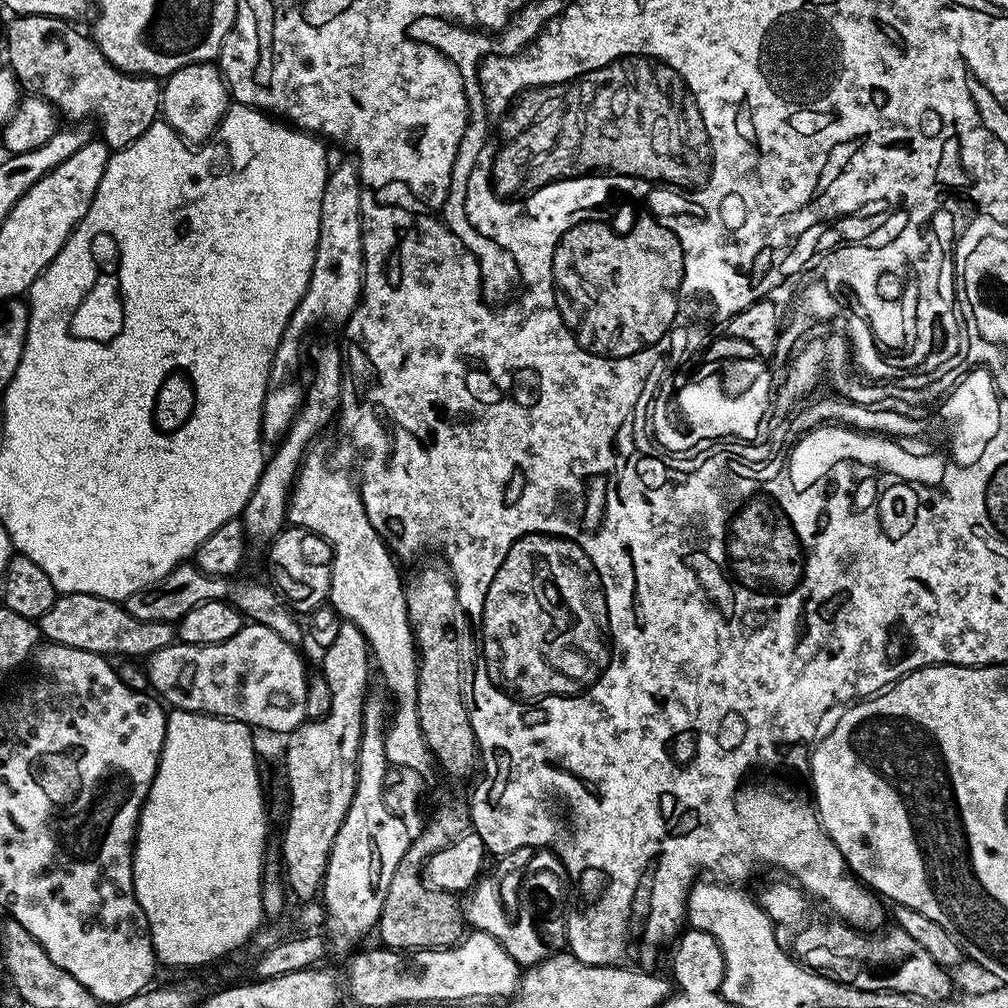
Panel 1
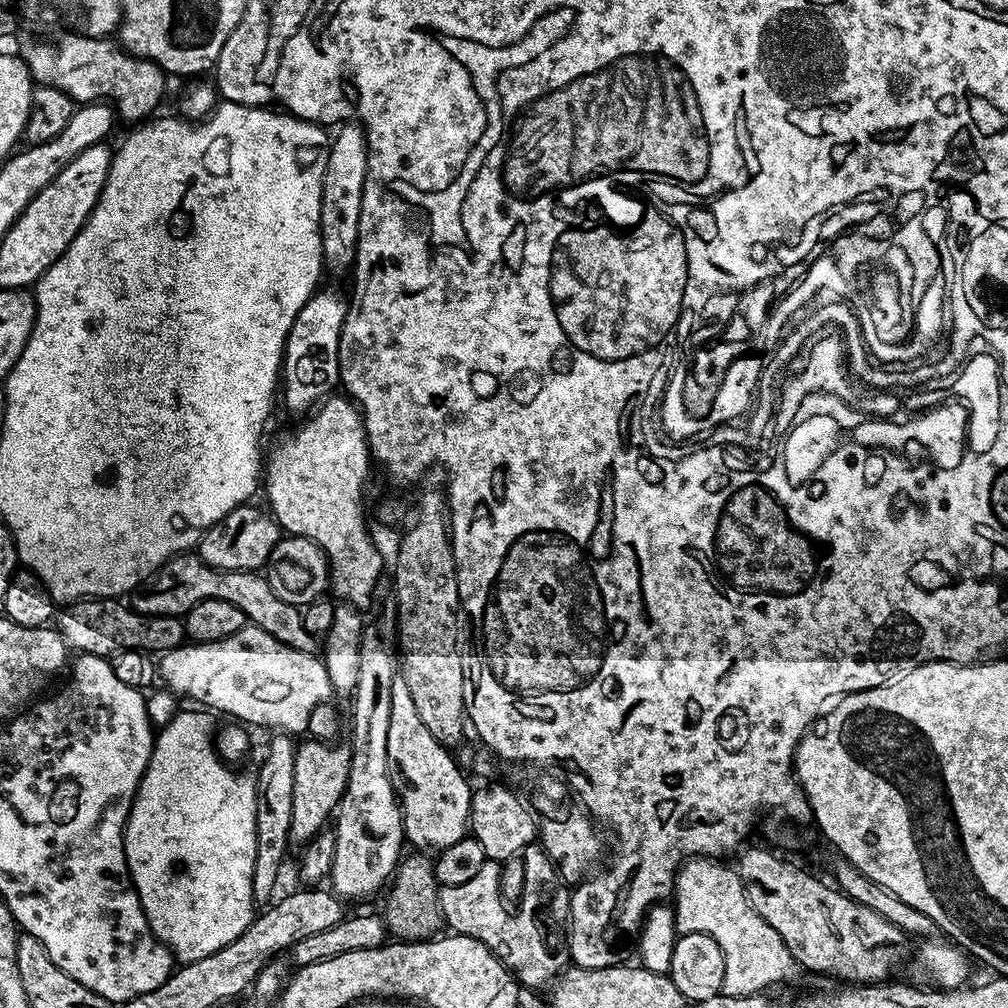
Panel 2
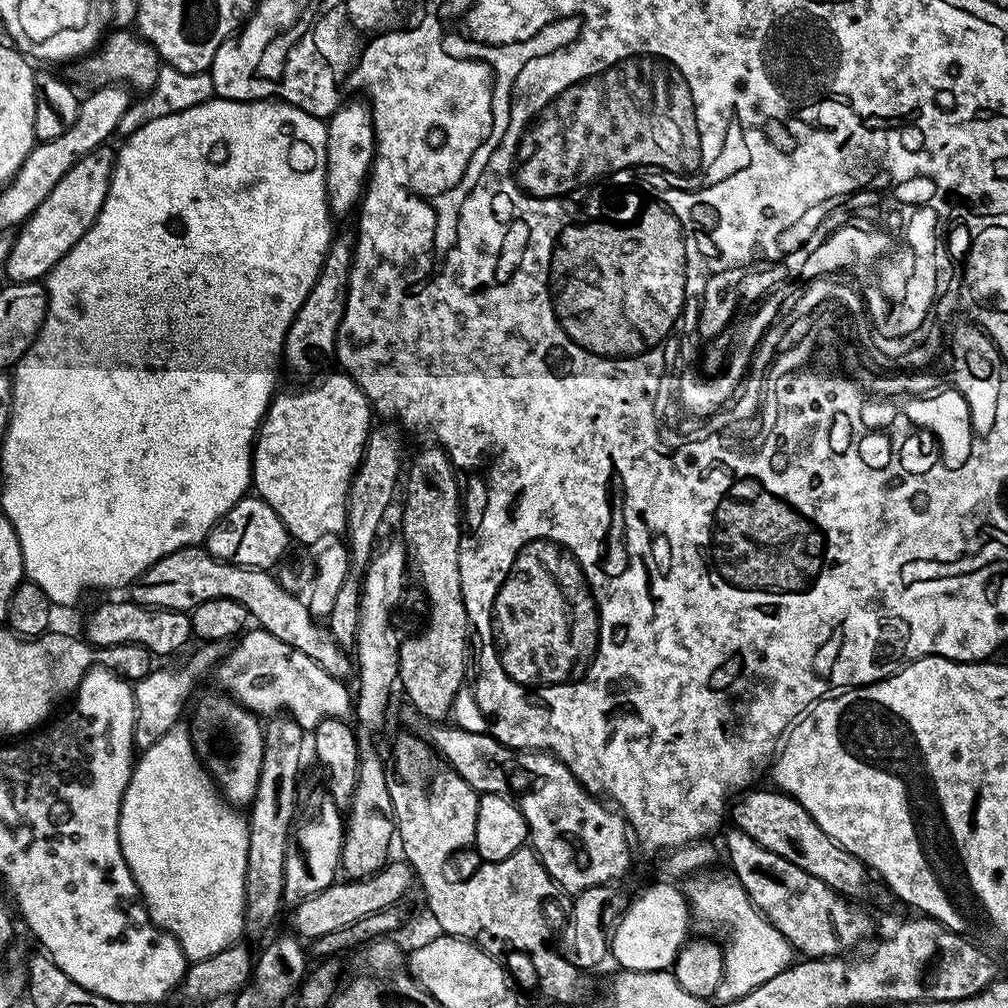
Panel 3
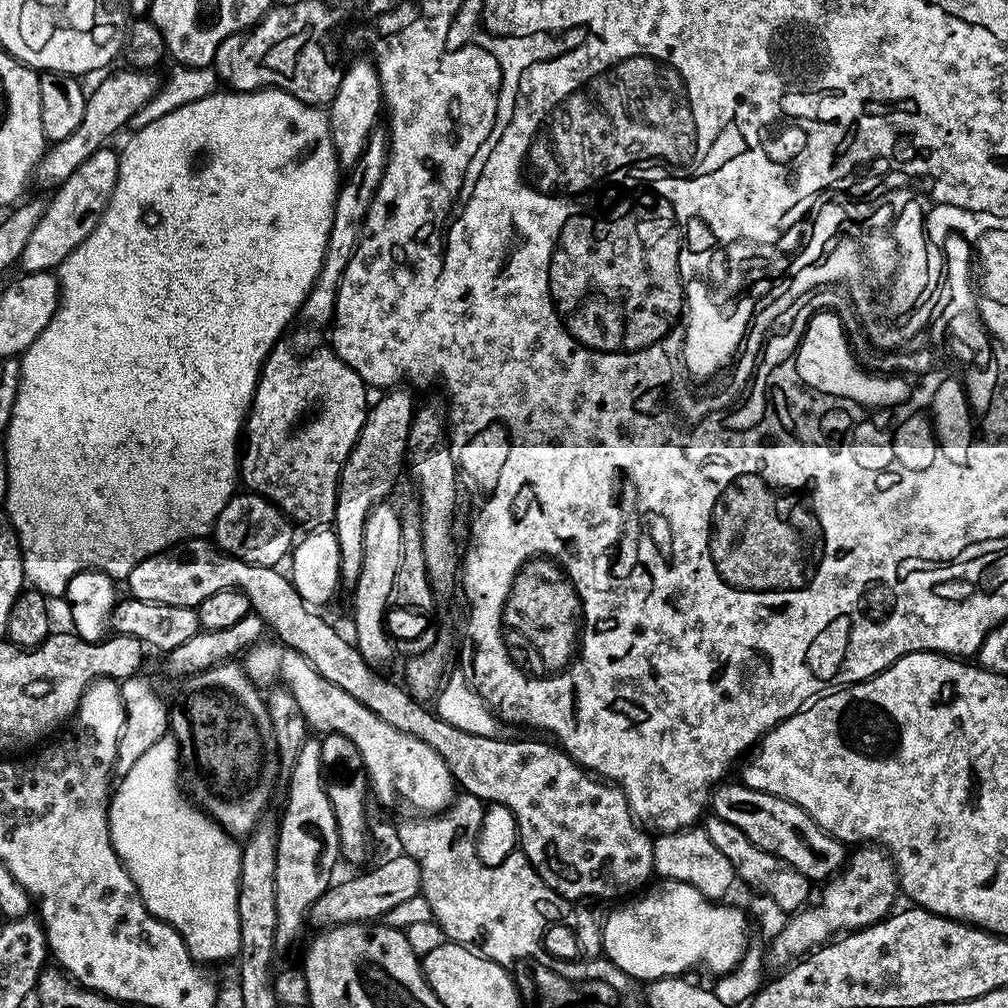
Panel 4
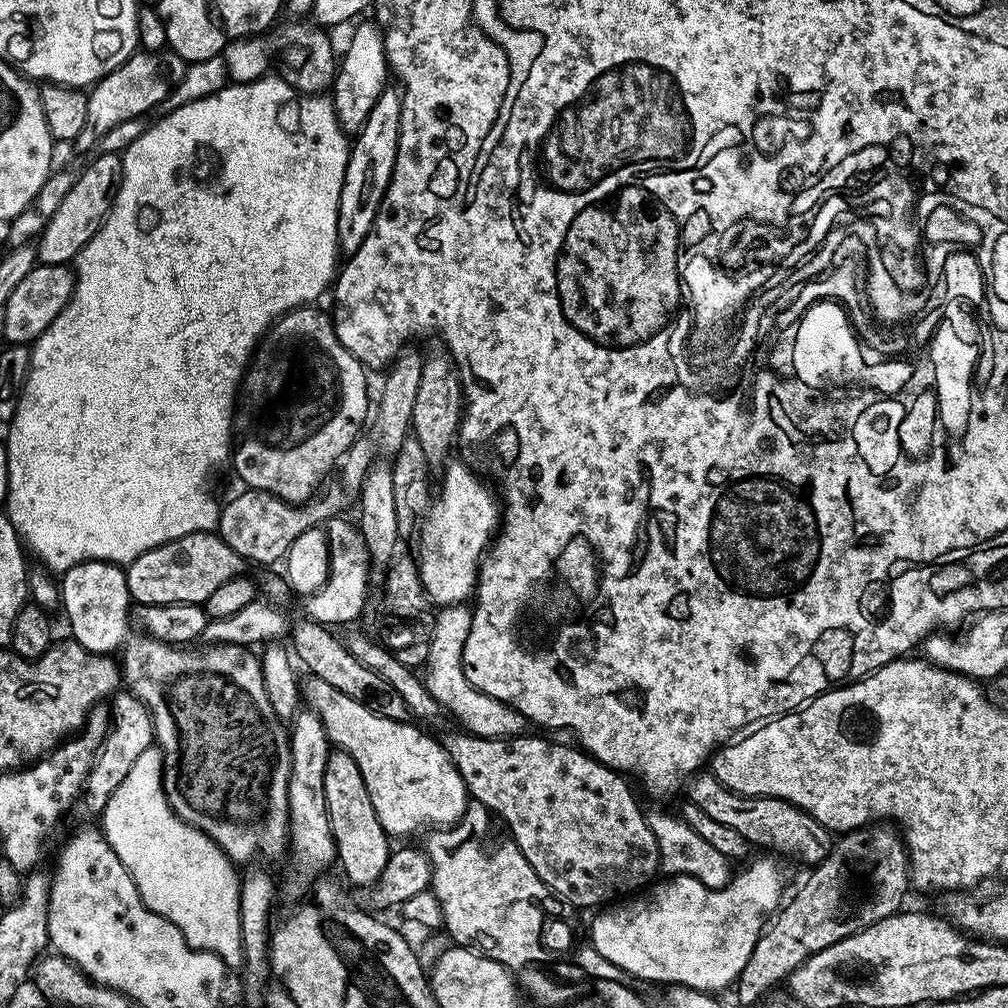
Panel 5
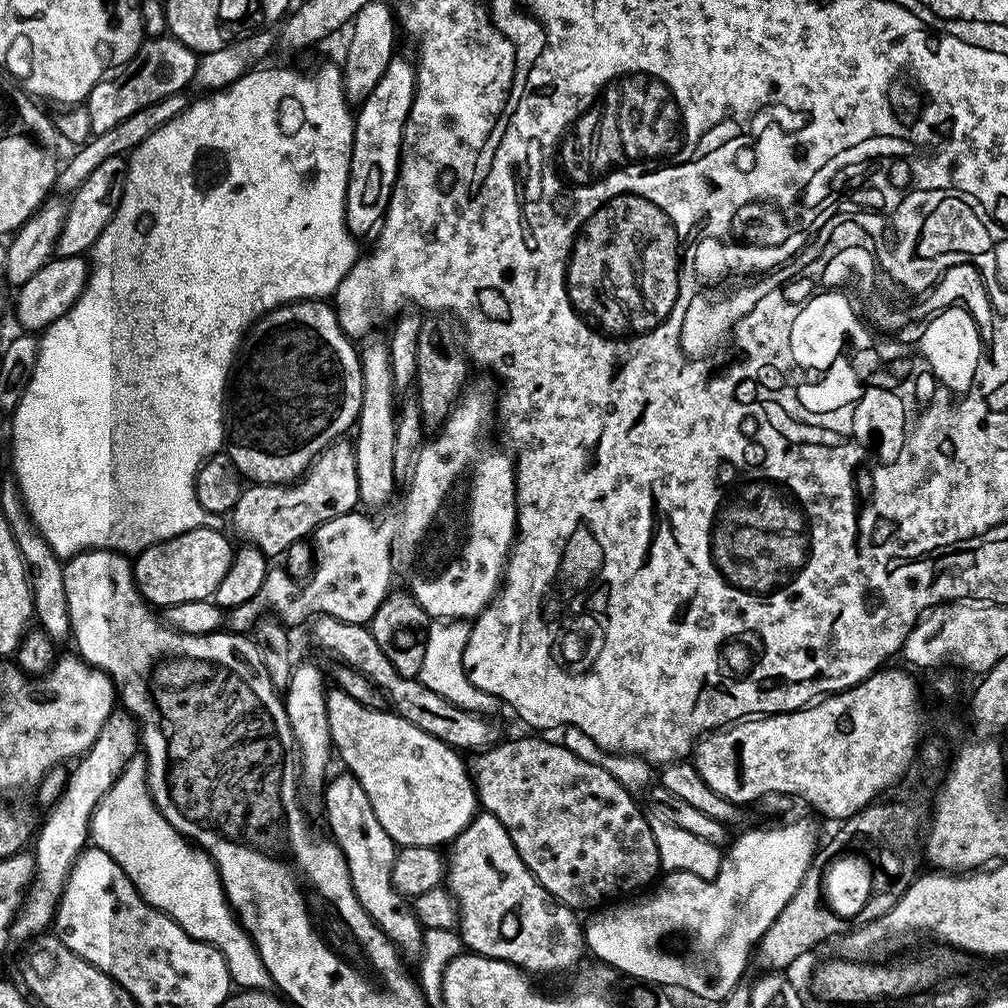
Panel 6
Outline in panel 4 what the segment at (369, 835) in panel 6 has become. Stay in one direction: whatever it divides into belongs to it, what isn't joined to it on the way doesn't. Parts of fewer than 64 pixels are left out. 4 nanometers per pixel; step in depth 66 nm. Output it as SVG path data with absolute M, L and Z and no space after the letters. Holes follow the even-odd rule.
M329 732L320 740L322 746L322 774L326 798L330 798L330 810L334 810L334 822L338 826L340 855L352 864L360 864L368 856L368 806L370 789L368 775L364 772L362 754L350 738L337 732Z

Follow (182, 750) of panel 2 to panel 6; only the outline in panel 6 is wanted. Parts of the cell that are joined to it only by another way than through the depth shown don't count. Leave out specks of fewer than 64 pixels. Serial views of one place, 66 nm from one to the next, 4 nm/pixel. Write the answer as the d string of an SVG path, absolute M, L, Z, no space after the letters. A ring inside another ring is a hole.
M137 754L121 770L113 785L92 811L90 840L95 847L102 849L130 878L138 894L152 908L165 912L190 938L206 942L217 948L226 962L228 972L232 975L233 985L244 990L256 990L269 983L268 971L258 954L256 944L244 930L237 913L229 904L216 864L202 849L197 848L191 840L182 835L158 811L152 796L148 793L148 765L143 755Z

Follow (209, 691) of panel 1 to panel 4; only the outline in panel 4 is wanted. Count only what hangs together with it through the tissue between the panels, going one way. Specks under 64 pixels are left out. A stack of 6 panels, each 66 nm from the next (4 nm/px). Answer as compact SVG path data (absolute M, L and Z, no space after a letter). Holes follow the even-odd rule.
M279 642L266 643L253 644L243 653L242 667L246 675L257 686L272 686L279 681L283 687L291 688L313 733L337 732L350 738L350 742L354 742L362 754L368 786L375 799L377 796L384 804L396 804L399 800L405 800L424 814L443 812L451 805L458 785L452 779L446 762L442 762L442 758L438 758L438 754L434 754L426 742L410 734L402 734L402 730L394 730L394 726L382 722L382 718L366 710L358 698L326 682L326 678L322 678L322 674L318 674L318 670L314 670L314 666L310 666L310 662L306 662L306 658L302 658L302 654L293 648L285 648Z

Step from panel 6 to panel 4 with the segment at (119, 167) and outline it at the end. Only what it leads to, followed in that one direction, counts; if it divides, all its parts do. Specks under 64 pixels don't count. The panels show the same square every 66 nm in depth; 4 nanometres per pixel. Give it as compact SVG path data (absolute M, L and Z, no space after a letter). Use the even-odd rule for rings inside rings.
M102 147L90 154L90 158L86 158L86 162L82 162L82 166L78 166L78 170L74 170L74 174L70 174L70 178L55 189L42 214L42 222L34 226L34 234L30 234L26 250L22 250L20 255L18 264L21 269L24 267L25 273L59 269L60 263L87 238L94 226L100 224L102 214L114 194L119 165L117 149Z

